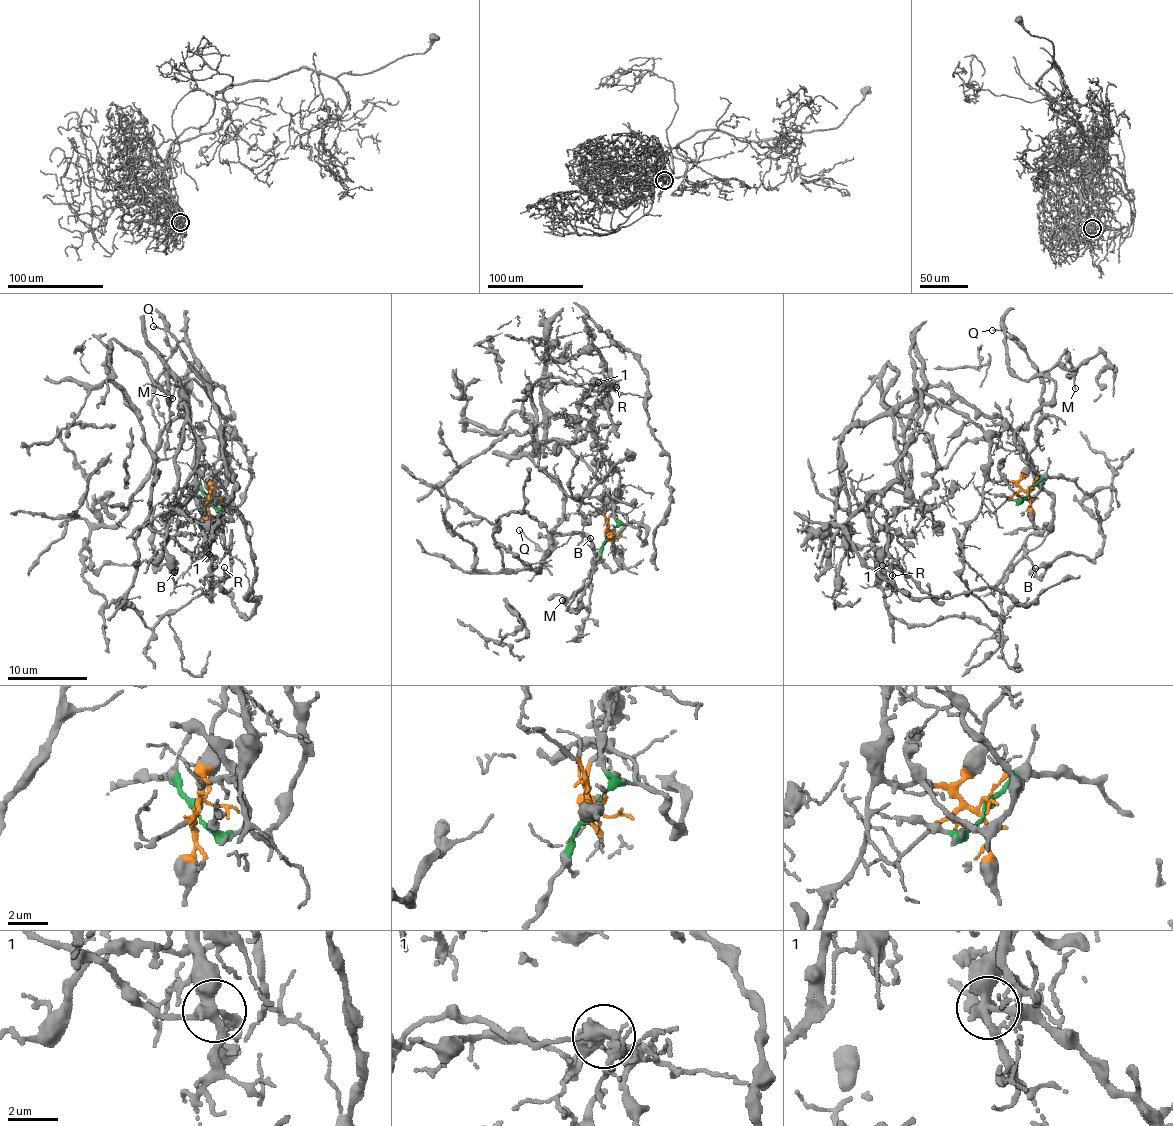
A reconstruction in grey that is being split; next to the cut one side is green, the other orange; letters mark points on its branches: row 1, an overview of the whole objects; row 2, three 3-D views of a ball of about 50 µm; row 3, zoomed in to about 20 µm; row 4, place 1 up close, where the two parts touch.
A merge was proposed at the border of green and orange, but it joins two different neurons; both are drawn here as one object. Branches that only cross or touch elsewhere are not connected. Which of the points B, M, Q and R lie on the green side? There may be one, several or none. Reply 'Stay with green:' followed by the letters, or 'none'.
Stay with green: B, M, Q

